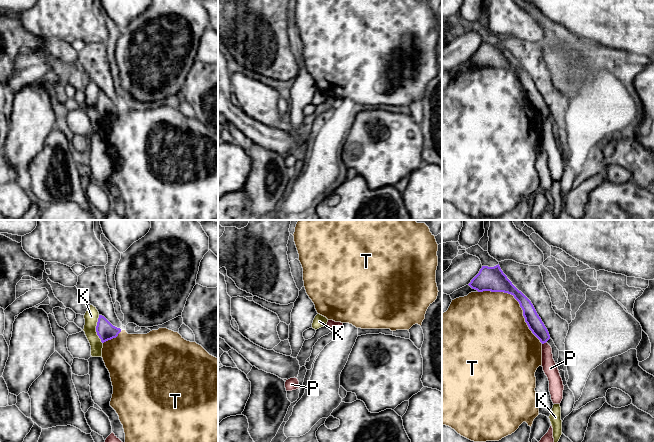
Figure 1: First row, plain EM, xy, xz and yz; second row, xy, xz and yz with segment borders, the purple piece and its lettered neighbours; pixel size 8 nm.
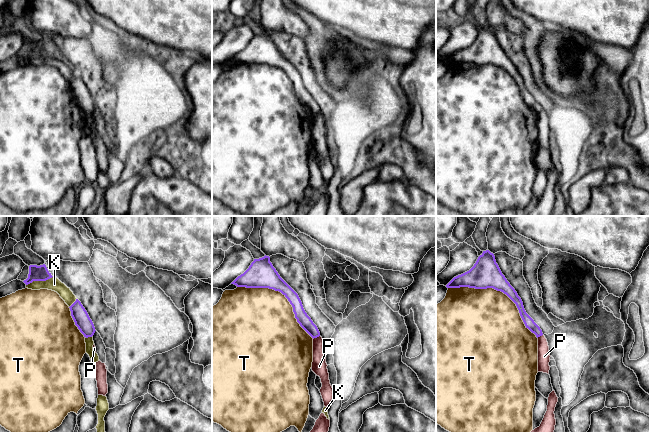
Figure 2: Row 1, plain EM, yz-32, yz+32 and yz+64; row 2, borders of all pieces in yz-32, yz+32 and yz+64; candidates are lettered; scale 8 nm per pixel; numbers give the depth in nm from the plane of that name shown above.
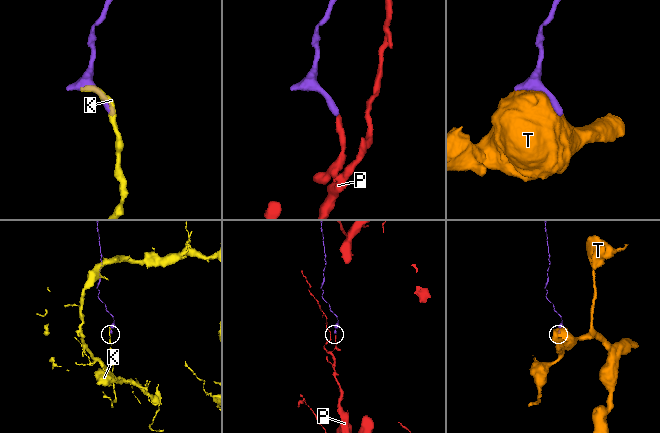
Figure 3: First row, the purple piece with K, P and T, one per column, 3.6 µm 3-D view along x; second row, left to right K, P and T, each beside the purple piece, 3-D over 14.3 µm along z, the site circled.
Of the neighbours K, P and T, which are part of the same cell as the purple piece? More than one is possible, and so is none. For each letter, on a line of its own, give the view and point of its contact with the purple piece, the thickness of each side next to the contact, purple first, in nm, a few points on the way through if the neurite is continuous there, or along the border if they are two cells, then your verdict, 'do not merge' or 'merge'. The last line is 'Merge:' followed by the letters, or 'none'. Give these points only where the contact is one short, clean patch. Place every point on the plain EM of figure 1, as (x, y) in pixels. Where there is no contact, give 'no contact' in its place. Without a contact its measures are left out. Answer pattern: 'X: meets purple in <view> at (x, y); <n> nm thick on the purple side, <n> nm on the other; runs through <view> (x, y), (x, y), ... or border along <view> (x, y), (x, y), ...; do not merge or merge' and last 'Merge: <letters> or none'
K: meets purple in xy at (96, 105); 150 nm thick on the purple side, 120 nm on the other; do not merge
P: meets purple in yz at (544, 118); 120 nm thick on the purple side, 120 nm on the other; border along yz (546, 117), (542, 120); do not merge
T: meets purple in yz at (518, 77); 180 nm thick on the purple side, 480 nm on the other; do not merge
Merge: none

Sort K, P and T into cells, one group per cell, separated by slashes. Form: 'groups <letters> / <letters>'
groups K / P / T

